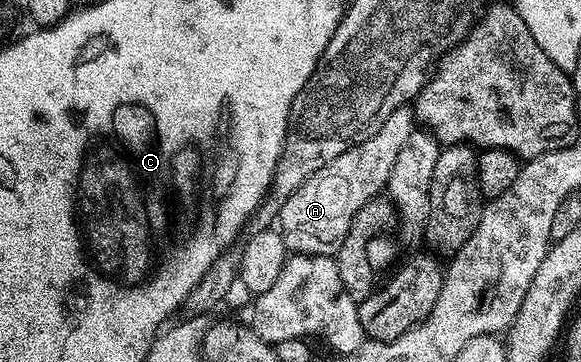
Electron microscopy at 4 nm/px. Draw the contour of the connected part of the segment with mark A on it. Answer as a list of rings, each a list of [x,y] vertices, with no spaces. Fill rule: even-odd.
[[[410,107],[393,110],[373,138],[365,138],[365,142],[345,150],[345,154],[333,158],[333,162],[313,173],[284,202],[277,217],[277,231],[283,237],[288,253],[334,257],[349,234],[357,210],[386,189],[393,162],[397,162],[401,146],[409,142],[409,134],[416,128],[417,117]]]

